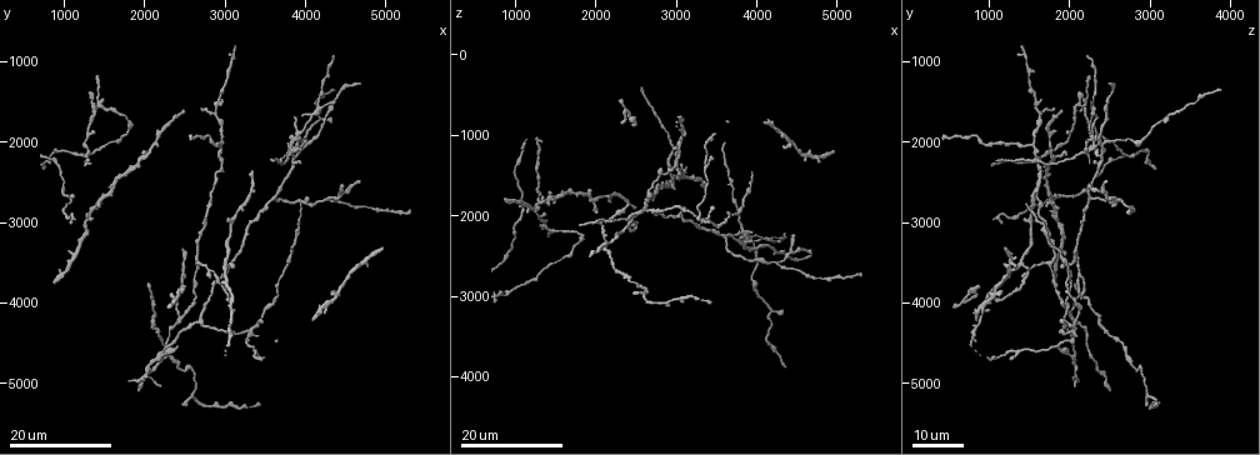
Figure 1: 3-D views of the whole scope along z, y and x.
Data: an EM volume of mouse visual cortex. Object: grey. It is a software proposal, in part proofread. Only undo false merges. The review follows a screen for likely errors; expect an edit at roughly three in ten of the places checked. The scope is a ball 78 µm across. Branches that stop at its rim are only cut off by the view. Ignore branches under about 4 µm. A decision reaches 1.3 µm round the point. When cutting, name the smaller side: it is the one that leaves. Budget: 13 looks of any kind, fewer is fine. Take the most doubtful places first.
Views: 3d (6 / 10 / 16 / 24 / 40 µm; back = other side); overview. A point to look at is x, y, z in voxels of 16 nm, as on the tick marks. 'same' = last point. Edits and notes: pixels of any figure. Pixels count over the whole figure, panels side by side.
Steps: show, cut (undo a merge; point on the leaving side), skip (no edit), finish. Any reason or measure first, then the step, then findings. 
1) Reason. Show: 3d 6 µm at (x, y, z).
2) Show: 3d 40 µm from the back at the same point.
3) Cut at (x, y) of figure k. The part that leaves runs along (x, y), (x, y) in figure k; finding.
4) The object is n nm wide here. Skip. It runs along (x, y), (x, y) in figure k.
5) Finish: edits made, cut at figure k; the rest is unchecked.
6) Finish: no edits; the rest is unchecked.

Three-way junction. Show: 3d 24 µm at (4250, 2700, 2600).

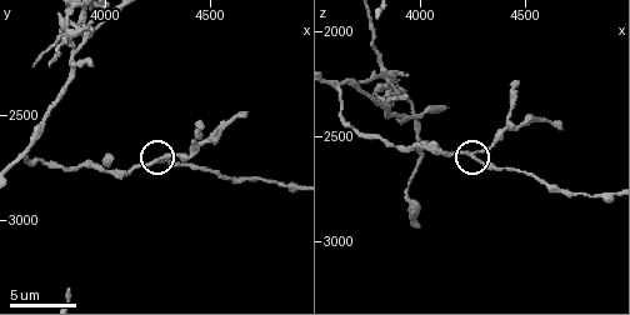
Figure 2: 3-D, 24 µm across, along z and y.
Show: 3d 10 µm at the same point.

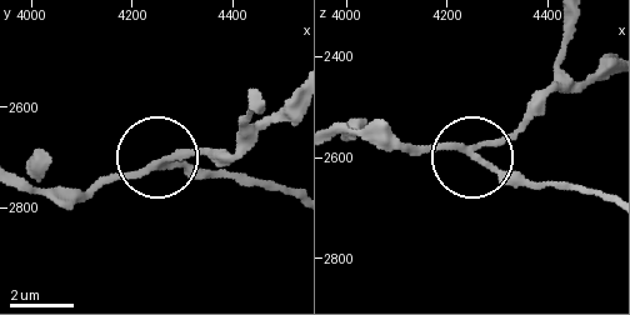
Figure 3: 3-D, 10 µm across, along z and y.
3 arms meet here. Skip. It runs along (25, 175), (58, 191), (89, 191), (163, 159), (231, 151) in figure 3; all the same neuron.

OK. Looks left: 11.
Looks like a crossing. Show: 3d 16 µm at (1400, 1500, 2200).

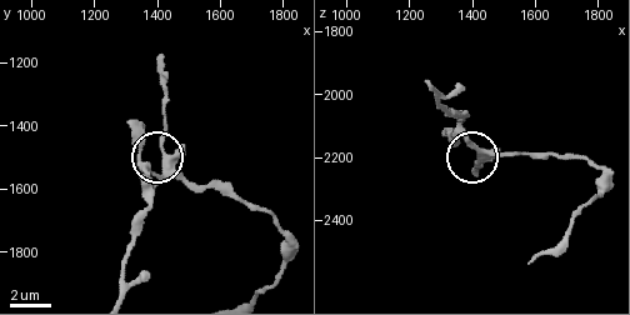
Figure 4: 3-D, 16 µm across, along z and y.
Zoom in. Show: 3d 10 µm at (1430, 1540, 2190).

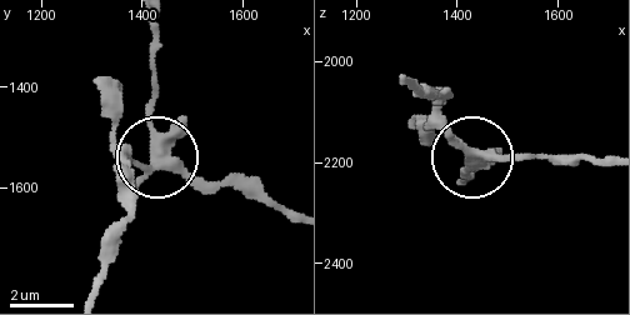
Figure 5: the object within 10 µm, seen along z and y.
4 arms meet here. Cut at (214, 181) of figure 5. The part that leaves runs along (166, 163), (204, 179), (253, 181), (293, 209) in figure 5; a second neuron is stuck on.

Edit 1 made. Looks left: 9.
Show: overview.

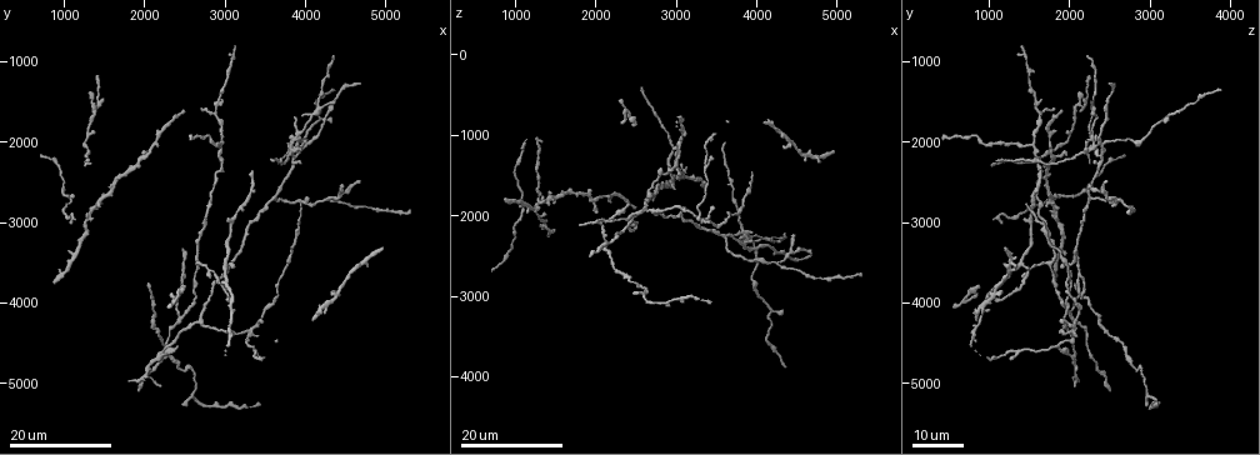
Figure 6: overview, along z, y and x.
Show: 3d 24 µm at (1600, 2550, 1700).

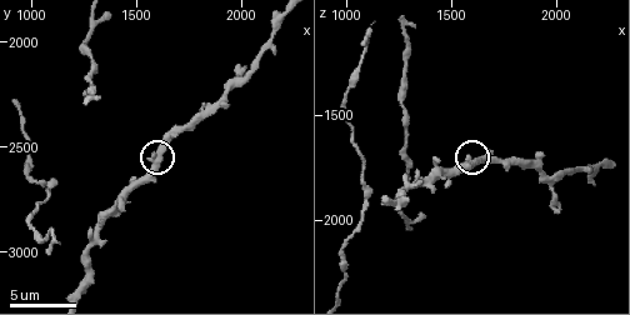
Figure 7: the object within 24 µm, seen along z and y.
Show: 3d 10 µm at (1580, 2550, 1700).

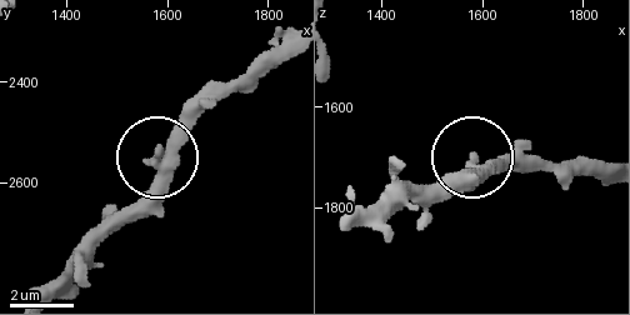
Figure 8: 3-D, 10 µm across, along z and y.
Show: 3d 6 µm at (1580, 2540, 1700).

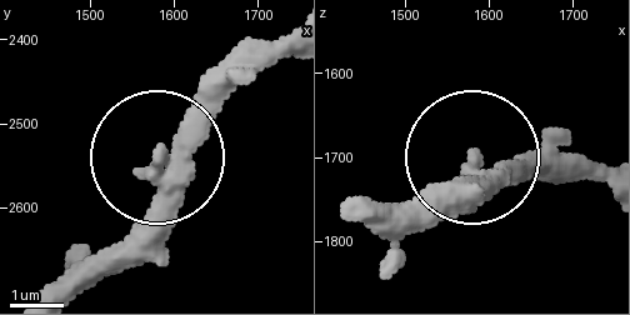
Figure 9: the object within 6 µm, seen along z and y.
3 arms meet here. Skip. It runs along (285, 35), (164, 146), (146, 214), (114, 250) in figure 9; continuous, no second neuron.

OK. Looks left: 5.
Two arms in line, one across. Show: 3d 16 µm at (2200, 4650, 2050).

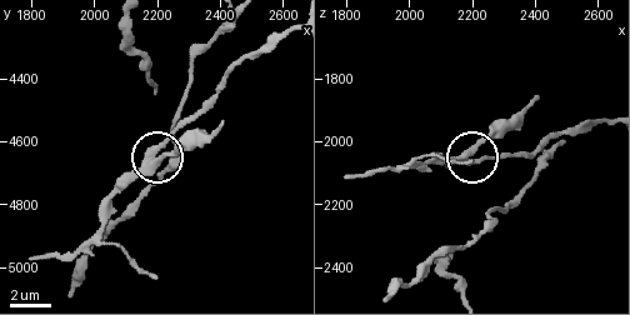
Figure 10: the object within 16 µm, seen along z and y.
Closer look. Show: 3d 6 µm at (2180, 4670, 2030).

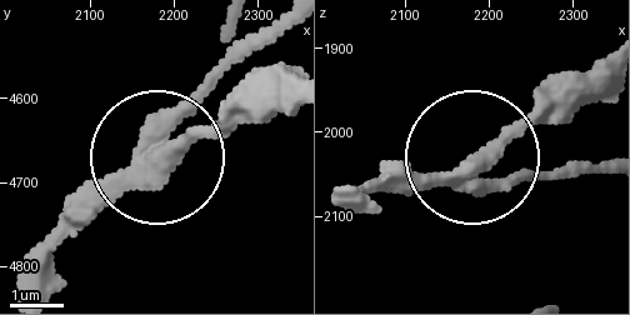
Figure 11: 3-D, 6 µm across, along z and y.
Skip. It runs along (593, 165), (499, 179), (481, 165), (561, 76) in figure 11; all the same neuron.

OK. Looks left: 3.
Branch point. Show: 3d 24 µm at (2950, 2050, 1550).

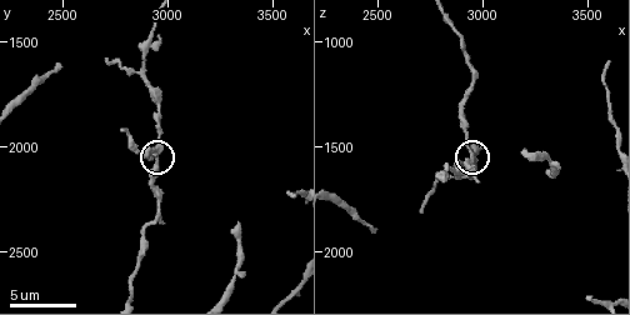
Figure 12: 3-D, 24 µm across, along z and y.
Show: 3d 10 µm at the same point.

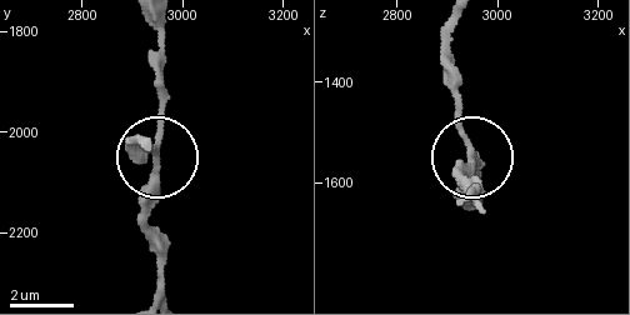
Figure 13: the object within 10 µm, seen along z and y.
Skip. One neuron here.

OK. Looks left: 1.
Finish: edits made, cut at figure 5; the rest is unchecked.

